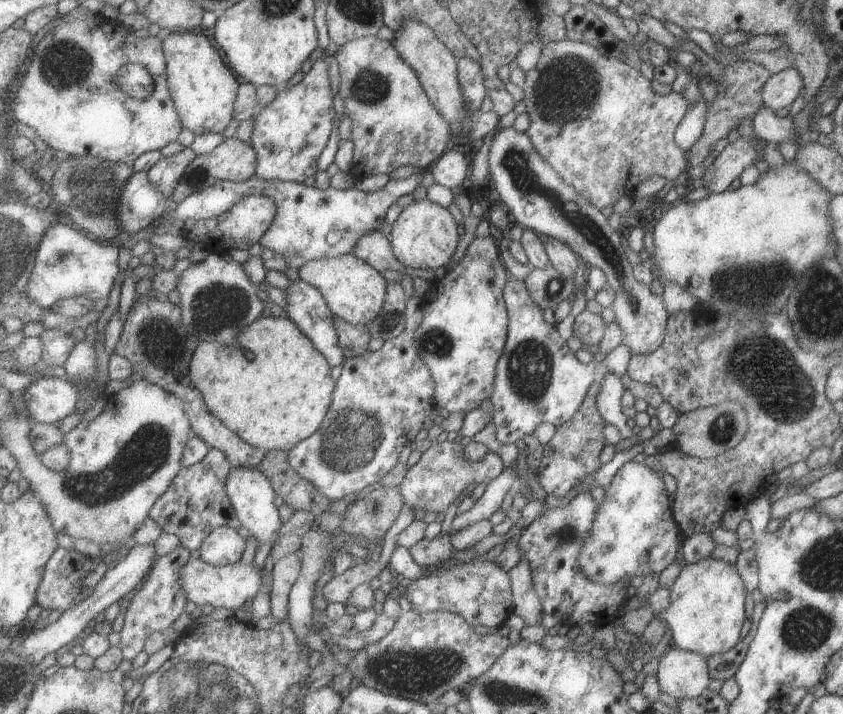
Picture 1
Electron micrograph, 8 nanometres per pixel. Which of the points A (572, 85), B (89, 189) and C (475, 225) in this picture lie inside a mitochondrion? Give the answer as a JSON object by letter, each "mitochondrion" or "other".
{"A":"mitochondrion","B":"mitochondrion","C":"other"}

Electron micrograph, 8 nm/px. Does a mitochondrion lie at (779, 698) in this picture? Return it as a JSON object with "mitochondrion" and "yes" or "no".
{"mitochondrion":"no"}

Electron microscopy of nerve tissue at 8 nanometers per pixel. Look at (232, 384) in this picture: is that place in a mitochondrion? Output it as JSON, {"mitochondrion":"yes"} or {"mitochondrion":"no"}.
{"mitochondrion":"no"}

